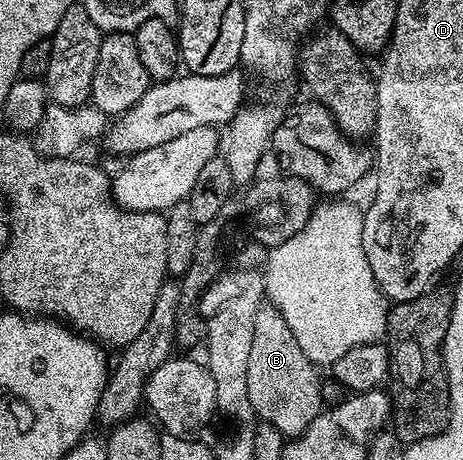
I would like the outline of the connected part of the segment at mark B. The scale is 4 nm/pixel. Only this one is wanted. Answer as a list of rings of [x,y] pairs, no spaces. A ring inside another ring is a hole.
[[[268,301],[261,303],[259,309],[255,309],[255,330],[251,337],[250,360],[247,361],[247,393],[254,414],[286,438],[301,435],[325,405],[316,372],[316,366],[301,351],[276,305]]]

